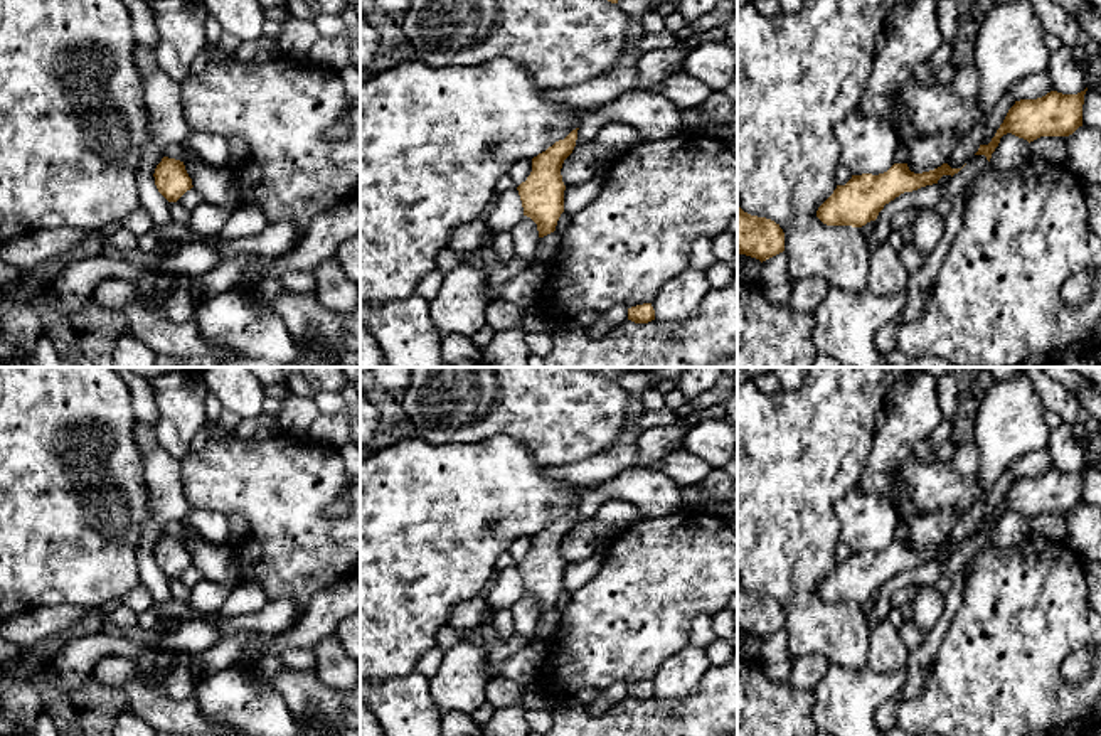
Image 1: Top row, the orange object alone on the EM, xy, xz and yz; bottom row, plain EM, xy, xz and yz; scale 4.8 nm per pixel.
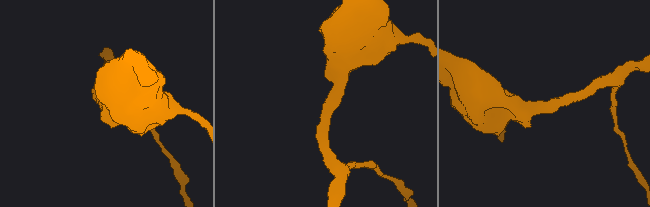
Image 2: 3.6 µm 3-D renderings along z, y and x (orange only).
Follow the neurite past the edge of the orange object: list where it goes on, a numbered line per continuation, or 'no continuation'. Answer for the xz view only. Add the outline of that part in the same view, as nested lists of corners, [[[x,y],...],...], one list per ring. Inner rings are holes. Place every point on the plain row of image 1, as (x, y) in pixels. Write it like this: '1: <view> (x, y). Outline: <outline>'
no continuation

